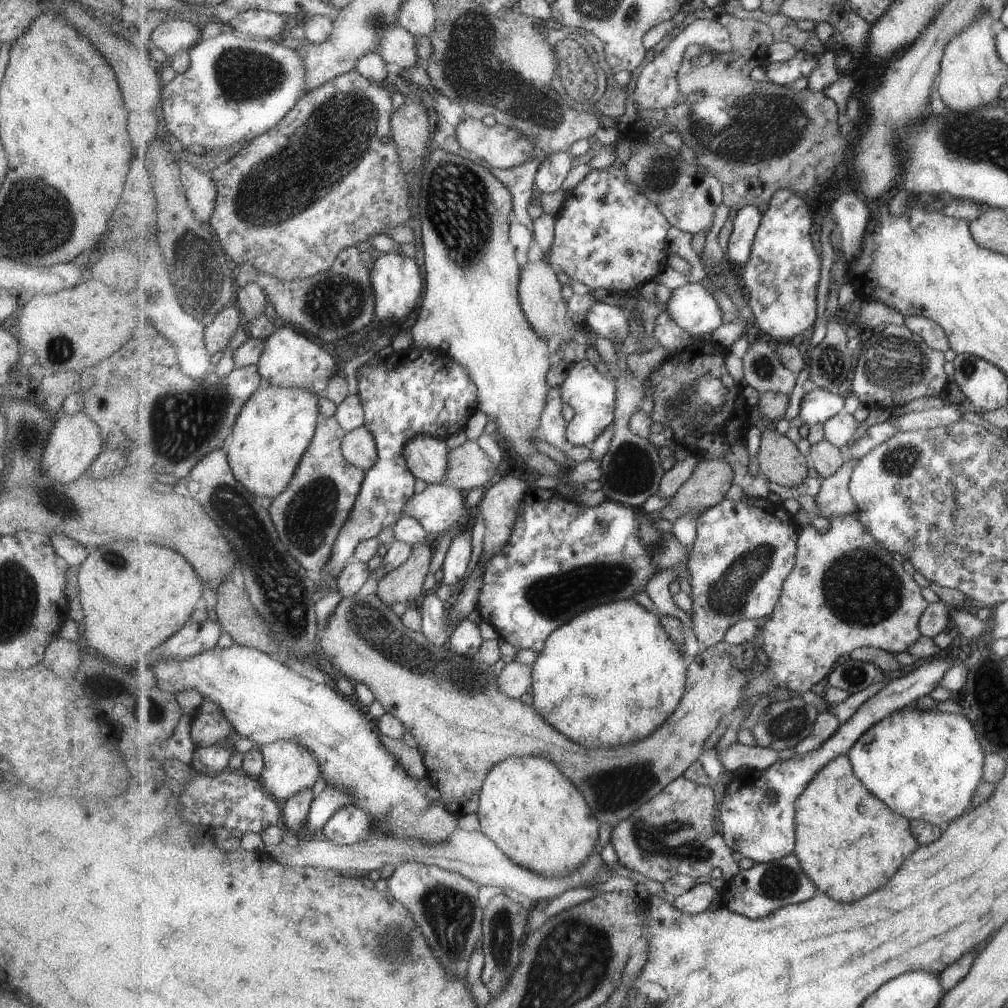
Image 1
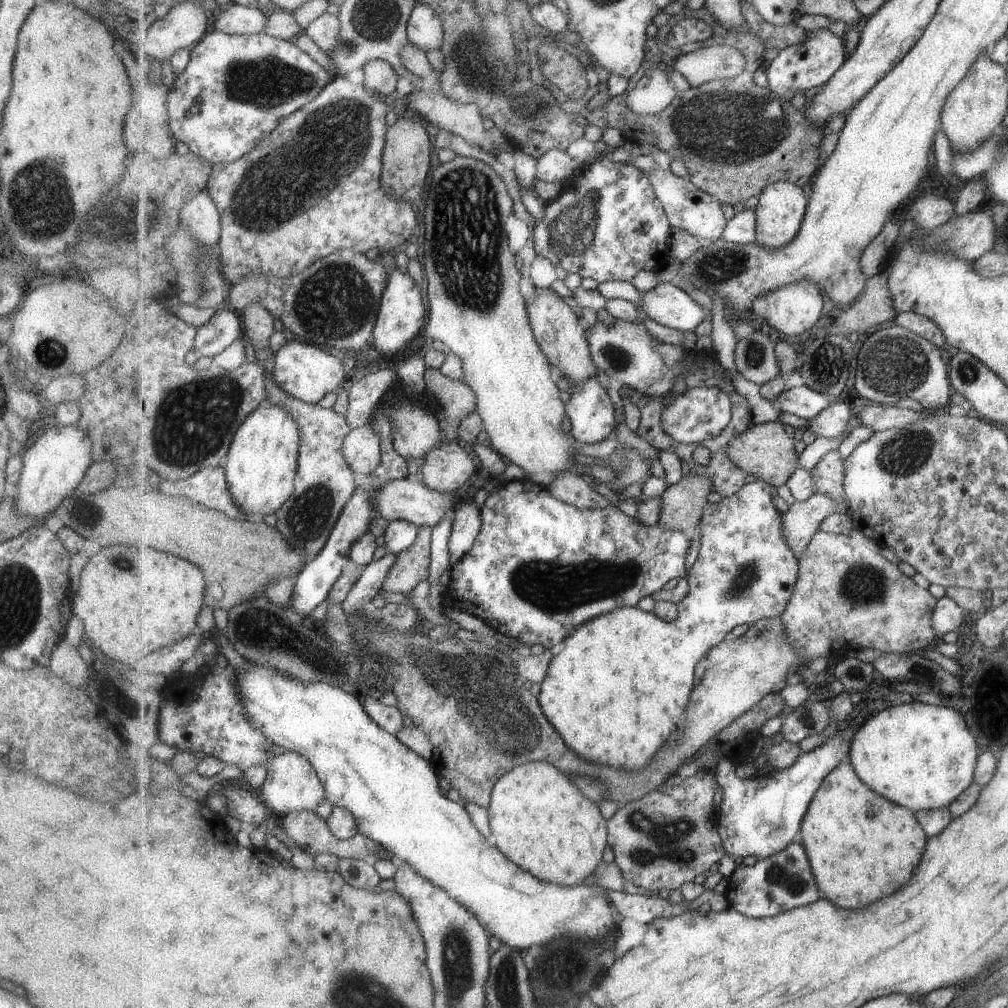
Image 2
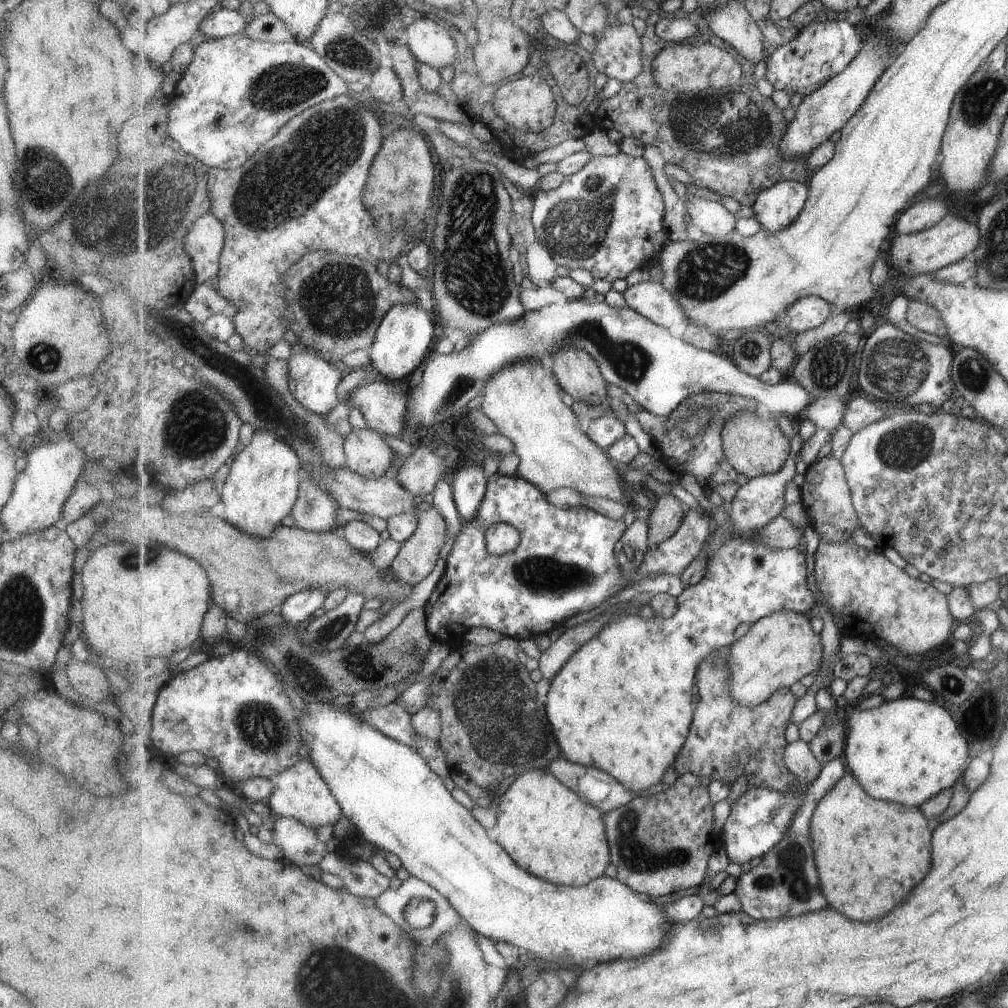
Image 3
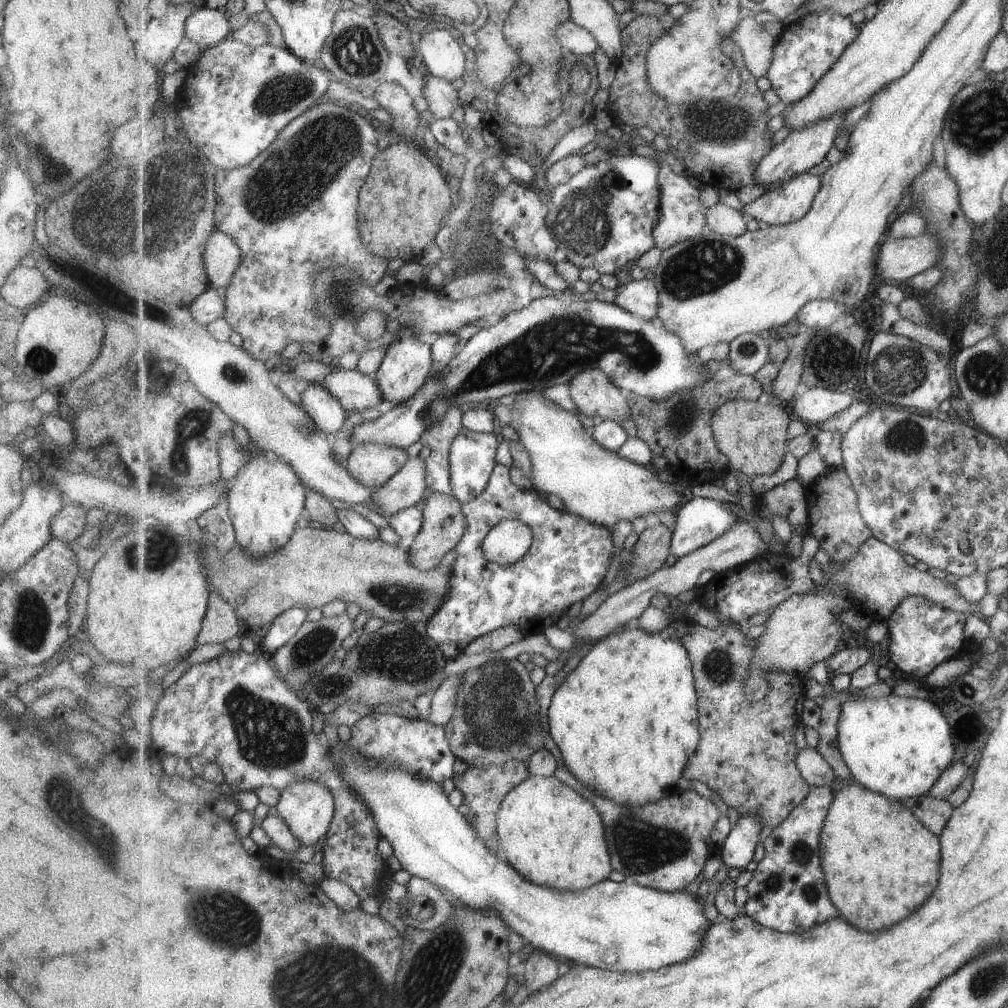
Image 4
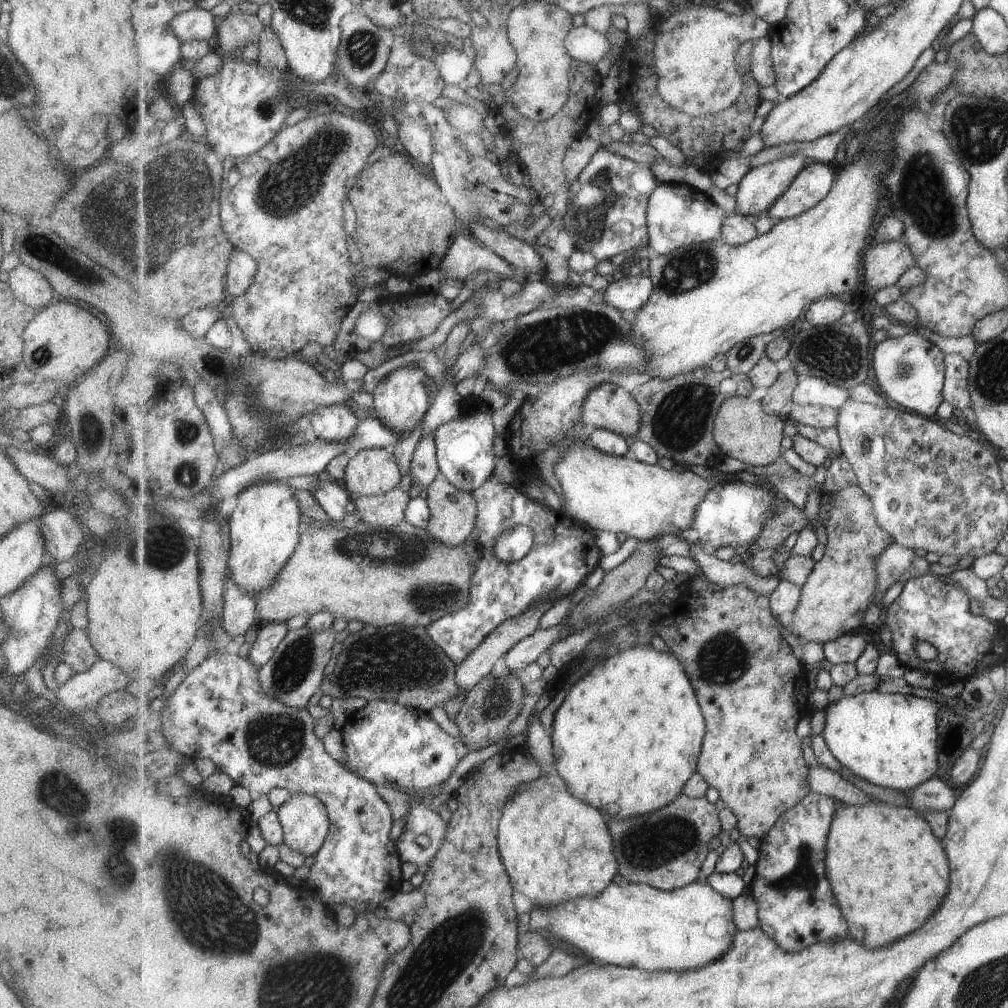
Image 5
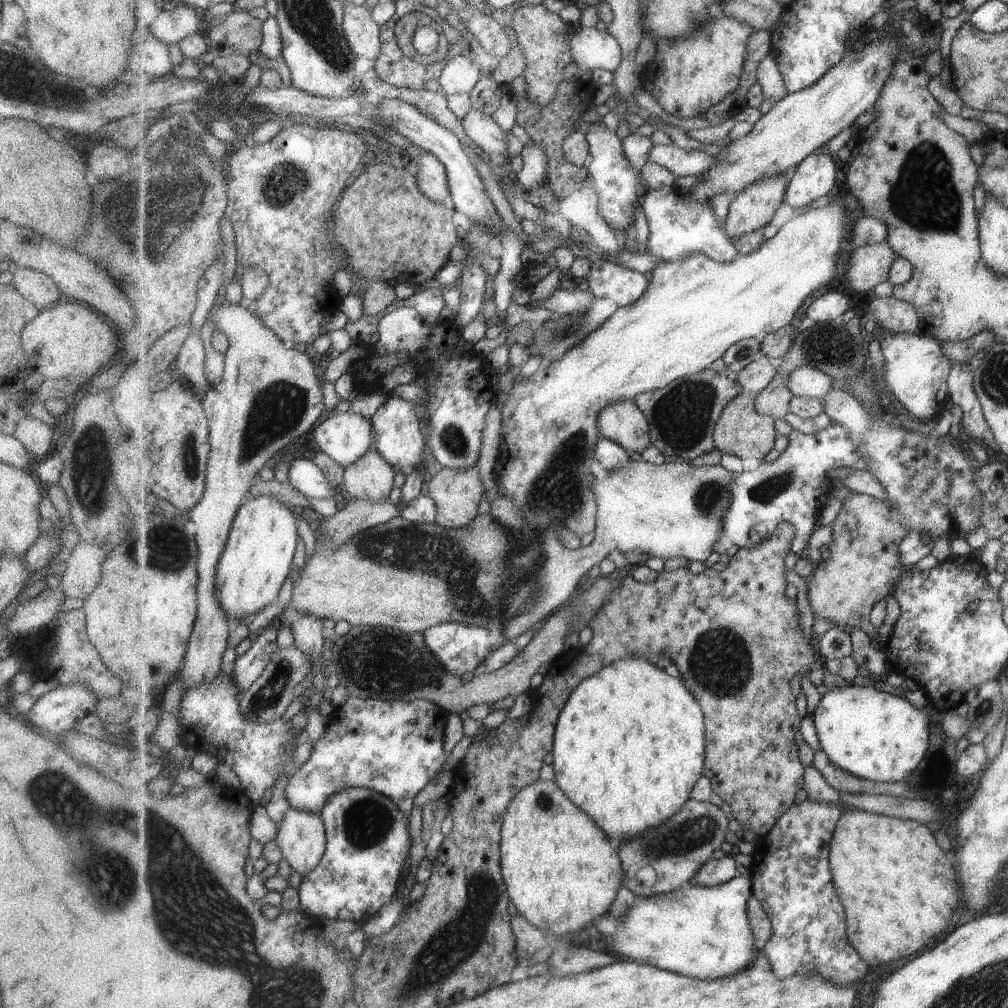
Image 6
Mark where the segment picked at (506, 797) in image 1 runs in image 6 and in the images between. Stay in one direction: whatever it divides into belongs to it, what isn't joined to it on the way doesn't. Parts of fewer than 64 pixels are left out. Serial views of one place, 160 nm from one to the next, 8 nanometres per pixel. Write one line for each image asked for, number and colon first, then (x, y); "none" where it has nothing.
2: (540, 819)
3: (550, 831)
4: (553, 836)
5: (557, 848)
6: (562, 870)

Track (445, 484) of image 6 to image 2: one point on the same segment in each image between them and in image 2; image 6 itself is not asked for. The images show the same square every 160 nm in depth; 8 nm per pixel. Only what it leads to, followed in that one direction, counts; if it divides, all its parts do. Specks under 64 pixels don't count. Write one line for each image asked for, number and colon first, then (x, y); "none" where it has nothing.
2: (413, 565)
3: (417, 557)
4: (445, 523)
5: (454, 511)

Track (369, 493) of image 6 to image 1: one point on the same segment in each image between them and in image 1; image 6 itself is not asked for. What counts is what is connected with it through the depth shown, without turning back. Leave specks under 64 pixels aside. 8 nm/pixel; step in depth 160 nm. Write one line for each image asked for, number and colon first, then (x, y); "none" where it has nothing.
1: (360, 448)
2: (362, 448)
3: (368, 454)
4: (373, 465)
5: (374, 471)

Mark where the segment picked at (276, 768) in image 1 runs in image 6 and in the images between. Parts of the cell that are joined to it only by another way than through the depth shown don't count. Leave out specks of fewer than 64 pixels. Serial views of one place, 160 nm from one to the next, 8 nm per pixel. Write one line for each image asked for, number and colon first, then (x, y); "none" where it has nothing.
2: (293, 784)
3: (301, 792)
4: (308, 807)
5: (306, 820)
6: (302, 836)

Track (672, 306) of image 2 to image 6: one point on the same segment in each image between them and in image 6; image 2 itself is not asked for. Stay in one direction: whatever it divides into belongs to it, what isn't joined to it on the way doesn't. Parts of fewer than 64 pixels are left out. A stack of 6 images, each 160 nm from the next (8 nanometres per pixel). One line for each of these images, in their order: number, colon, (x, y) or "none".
3: (654, 300)
4: (641, 297)
5: (629, 294)
6: (607, 279)

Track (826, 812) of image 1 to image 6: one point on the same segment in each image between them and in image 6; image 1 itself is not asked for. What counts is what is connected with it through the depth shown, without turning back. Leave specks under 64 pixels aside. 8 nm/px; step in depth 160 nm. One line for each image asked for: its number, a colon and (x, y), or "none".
2: (864, 847)
3: (872, 853)
4: (876, 886)
5: (883, 859)
6: (898, 888)

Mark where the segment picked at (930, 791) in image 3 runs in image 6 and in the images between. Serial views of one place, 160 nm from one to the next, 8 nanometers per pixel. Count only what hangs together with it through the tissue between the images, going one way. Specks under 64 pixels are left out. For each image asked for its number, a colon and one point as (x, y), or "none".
4: (898, 746)
5: (890, 739)
6: (879, 736)

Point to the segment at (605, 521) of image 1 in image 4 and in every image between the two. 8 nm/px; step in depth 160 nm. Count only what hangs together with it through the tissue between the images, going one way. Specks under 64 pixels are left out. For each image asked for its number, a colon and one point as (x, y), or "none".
2: (541, 567)
3: (566, 563)
4: (569, 558)

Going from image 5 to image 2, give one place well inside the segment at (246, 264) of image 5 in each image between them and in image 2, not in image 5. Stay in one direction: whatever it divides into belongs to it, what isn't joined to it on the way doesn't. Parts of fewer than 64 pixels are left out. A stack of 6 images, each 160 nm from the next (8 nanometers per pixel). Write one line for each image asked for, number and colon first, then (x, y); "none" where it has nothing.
2: (201, 216)
3: (205, 244)
4: (223, 255)

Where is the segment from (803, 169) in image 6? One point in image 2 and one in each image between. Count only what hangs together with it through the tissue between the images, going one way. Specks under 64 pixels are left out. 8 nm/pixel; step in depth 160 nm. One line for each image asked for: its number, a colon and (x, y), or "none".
2: (781, 210)
3: (776, 208)
4: (791, 201)
5: (812, 185)

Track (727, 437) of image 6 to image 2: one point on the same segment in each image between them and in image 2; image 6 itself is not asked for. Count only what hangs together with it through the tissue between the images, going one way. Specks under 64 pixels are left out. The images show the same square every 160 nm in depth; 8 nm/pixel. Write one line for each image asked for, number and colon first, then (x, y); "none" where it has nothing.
2: (766, 451)
3: (755, 446)
4: (754, 436)
5: (745, 431)

